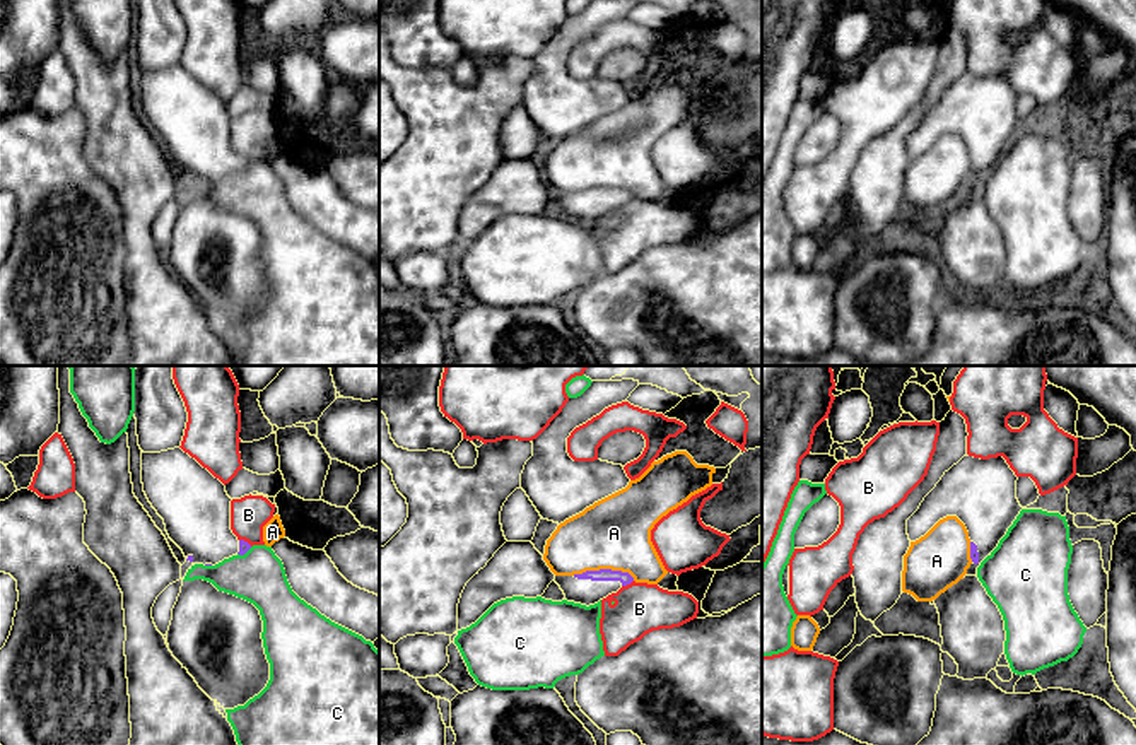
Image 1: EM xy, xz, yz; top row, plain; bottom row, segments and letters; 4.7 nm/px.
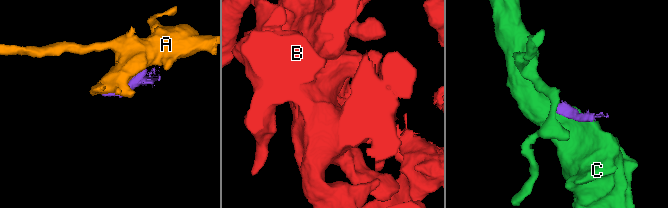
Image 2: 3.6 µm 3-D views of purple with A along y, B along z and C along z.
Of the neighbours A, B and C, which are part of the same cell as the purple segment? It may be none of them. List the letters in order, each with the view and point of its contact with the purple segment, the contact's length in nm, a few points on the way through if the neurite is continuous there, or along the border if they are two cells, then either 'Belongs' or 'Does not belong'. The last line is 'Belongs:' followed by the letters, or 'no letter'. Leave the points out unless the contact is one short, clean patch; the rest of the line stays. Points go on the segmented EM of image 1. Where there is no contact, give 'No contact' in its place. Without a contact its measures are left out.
A: Touches purple at xz (603, 569). Shared border 300 nm. Does not belong
B: Touches purple at xz (627, 583). Shared border 70 nm. Does not belong
C: Touches purple at xy (245, 552). Shared border 80 nm. Does not belong
Belongs: no letter

